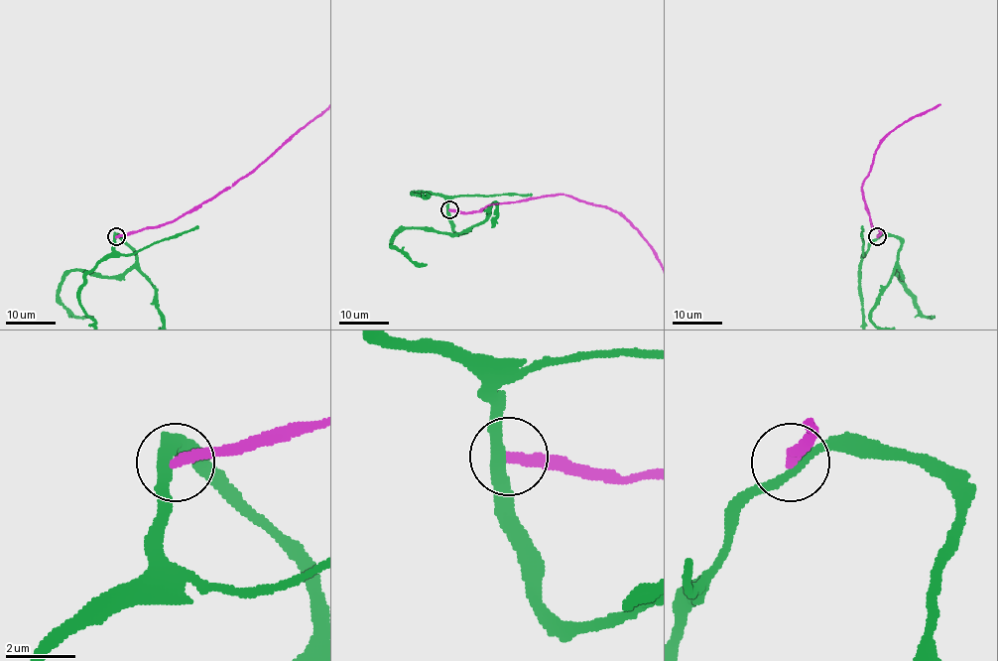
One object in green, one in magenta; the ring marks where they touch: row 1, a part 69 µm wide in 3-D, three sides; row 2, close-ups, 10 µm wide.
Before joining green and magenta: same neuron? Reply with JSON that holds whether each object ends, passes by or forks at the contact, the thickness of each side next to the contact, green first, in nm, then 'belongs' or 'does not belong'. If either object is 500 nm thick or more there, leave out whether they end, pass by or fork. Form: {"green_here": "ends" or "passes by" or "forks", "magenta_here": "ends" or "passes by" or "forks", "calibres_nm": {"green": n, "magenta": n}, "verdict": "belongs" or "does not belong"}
{"green_here": "passes by", "magenta_here": "ends", "calibres_nm": {"green": 280, "magenta": 320}, "verdict": "does not belong"}

